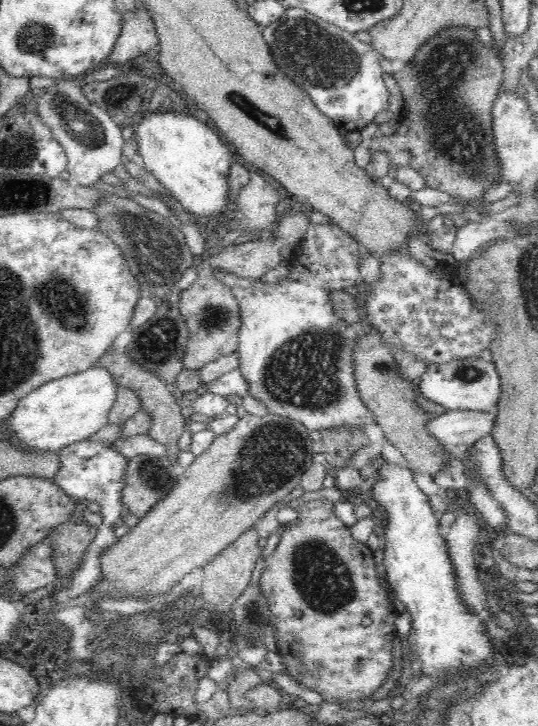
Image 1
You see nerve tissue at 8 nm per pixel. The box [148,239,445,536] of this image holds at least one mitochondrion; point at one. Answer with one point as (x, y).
(306, 372)

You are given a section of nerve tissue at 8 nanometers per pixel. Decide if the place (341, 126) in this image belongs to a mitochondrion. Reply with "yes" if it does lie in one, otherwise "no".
no

